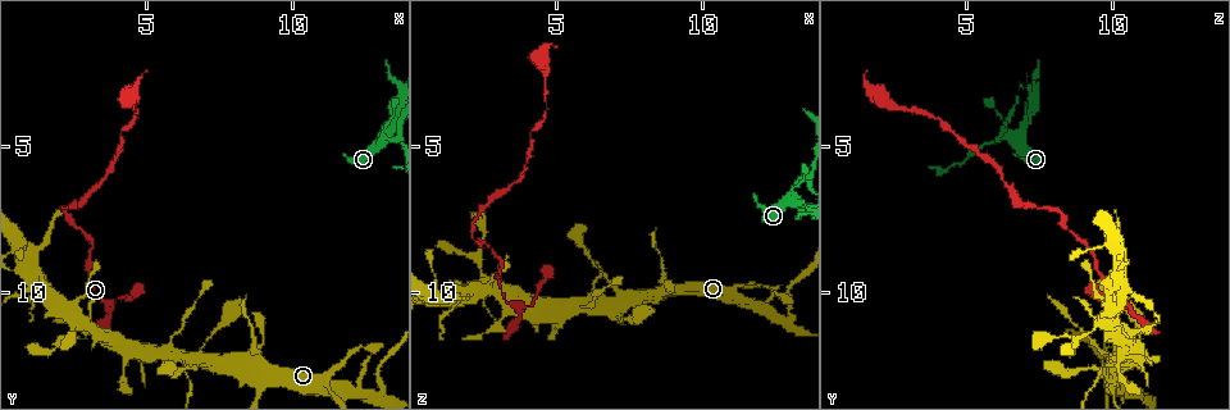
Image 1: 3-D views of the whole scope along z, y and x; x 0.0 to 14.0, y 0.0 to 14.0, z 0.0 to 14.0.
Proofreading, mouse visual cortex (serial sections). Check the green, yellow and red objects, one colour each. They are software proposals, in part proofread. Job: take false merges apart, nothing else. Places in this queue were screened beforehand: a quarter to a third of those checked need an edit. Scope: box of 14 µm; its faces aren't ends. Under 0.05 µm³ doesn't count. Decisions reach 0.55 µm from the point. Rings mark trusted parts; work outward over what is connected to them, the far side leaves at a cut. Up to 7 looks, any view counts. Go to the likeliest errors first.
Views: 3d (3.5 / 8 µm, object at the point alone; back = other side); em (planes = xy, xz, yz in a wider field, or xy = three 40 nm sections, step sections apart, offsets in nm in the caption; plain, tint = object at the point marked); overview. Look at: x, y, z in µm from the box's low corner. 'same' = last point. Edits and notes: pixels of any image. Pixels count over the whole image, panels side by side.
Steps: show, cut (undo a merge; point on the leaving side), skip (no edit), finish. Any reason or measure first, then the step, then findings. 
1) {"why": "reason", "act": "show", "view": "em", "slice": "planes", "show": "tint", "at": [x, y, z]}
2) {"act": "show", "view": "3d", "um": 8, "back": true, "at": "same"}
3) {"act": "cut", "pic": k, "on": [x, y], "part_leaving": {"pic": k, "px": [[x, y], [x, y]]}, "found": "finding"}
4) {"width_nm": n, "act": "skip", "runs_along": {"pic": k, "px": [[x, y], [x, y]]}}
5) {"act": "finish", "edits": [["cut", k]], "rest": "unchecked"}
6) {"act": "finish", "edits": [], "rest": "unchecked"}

{"act": "show", "view": "3d", "um": 3.5, "at": [13.0, 13.4, 10.9]}

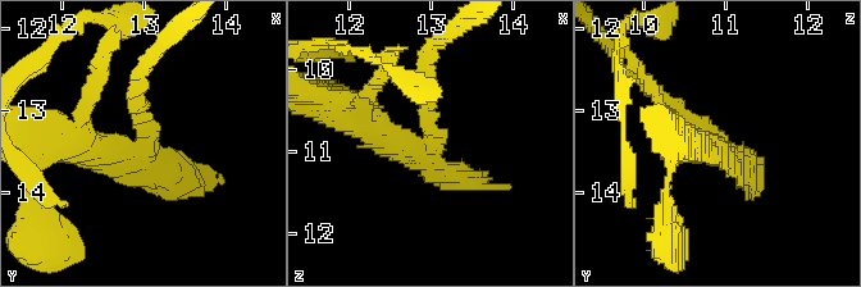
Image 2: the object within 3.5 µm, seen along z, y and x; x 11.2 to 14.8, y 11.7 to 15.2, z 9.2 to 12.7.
{"act": "cut", "pic": 2, "on": [131, 94], "part_leaving": {"pic": 2, "px": [[137, 113], [137, 77], [169, 39]]}, "found": "a second cell is stuck on"}

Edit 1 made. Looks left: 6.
{"why": "redraw", "act": "show", "view": "overview"}

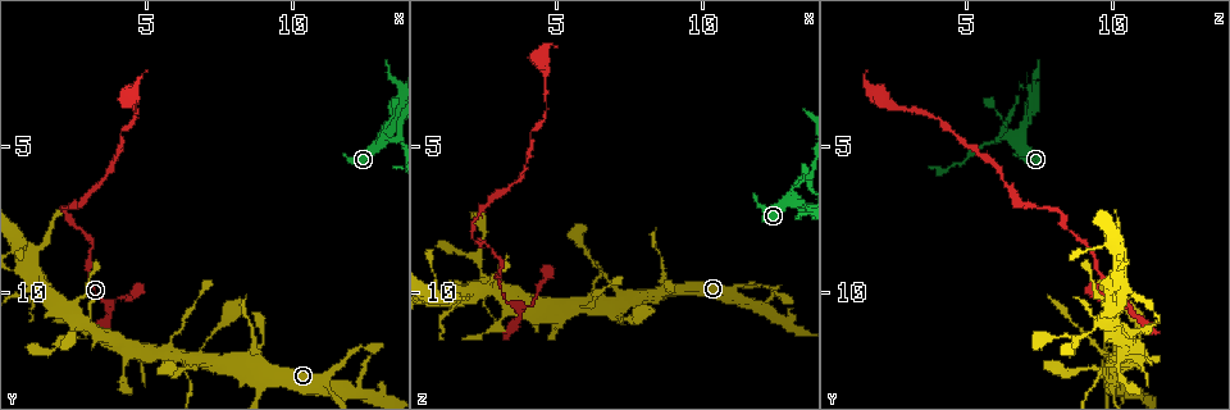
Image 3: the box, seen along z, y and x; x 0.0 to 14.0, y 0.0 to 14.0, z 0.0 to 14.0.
{"why": "four or more arms meet", "act": "show", "view": "3d", "um": 3.5, "at": [6.7, 12.2, 10.5]}

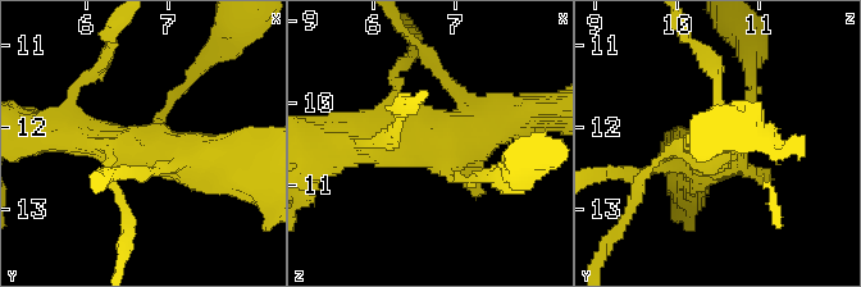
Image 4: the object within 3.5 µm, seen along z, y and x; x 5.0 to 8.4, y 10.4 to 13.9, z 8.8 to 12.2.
{"act": "skip", "runs_along": {"pic": 4, "px": [[237, 168], [76, 132]]}, "found": "all the same cell"}

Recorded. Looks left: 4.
{"why": "abrupt turn", "act": "show", "view": "3d", "um": 8, "at": [13.1, 4.9, 6.8]}

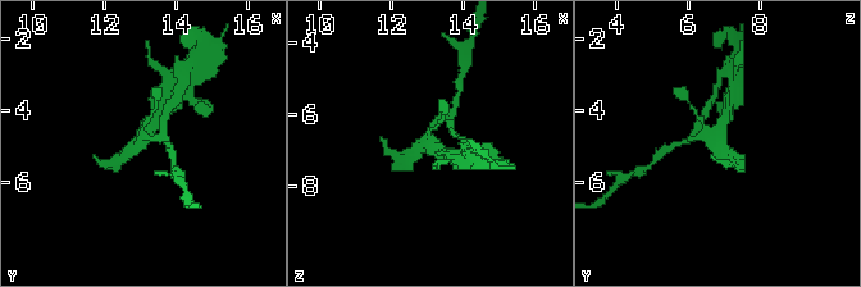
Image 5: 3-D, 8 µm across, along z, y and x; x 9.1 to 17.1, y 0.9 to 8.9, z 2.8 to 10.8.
{"why": "now the EM", "act": "show", "view": "em", "slice": "xy", "step": 5, "show": "tint", "at": [13.1, 4.9, 6.8]}

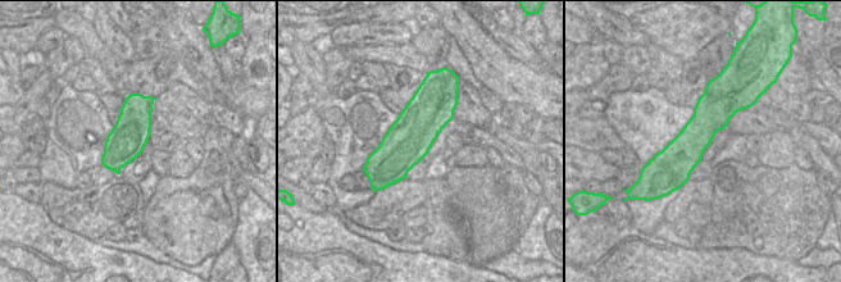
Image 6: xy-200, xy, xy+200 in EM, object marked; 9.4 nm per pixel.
{"act": "cut", "pic": 5, "on": [450, 123], "part_leaving": {"pic": 5, "px": [[700, 135], [665, 150]]}, "found": "a second cell is stuck on"}

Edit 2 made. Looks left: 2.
{"act": "finish", "edits": [["cut", 2], ["cut", 5]], "rest": "unchecked"}

